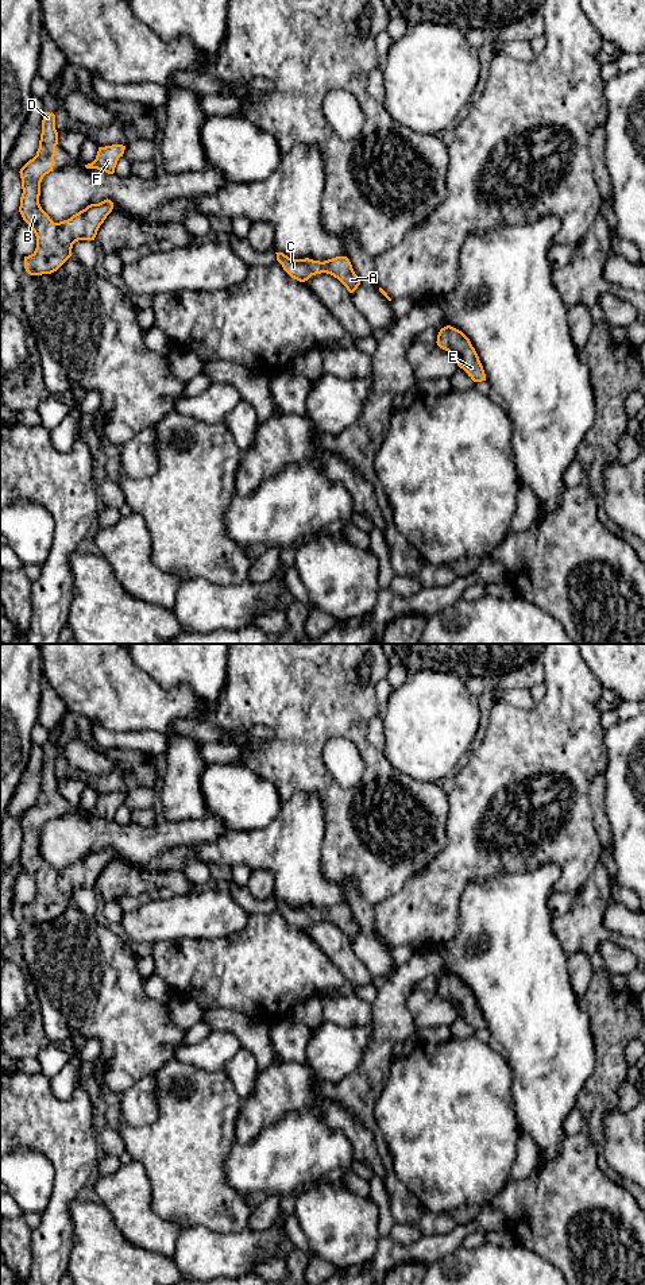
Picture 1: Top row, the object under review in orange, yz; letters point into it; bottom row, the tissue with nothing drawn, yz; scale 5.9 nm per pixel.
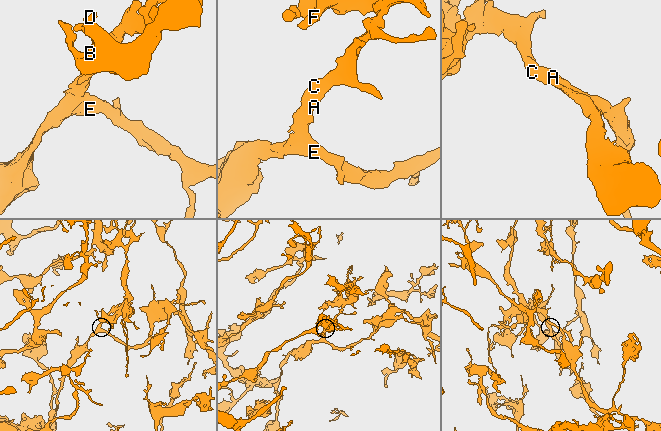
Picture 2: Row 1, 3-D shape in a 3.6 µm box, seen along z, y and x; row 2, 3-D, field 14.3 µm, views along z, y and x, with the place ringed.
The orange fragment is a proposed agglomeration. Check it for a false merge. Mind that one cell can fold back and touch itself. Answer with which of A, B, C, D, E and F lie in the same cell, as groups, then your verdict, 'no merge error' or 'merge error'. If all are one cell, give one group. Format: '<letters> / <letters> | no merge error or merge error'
A B C D E F | no merge error

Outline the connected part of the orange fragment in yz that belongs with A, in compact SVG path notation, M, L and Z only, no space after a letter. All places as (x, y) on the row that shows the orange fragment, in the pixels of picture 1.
M275 252L277 261L283 270L300 282L308 281L312 275L327 273L337 278L349 293L354 293L360 285L359 277L355 274L352 265L347 256L336 256L324 262L305 259L291 259L283 252Z

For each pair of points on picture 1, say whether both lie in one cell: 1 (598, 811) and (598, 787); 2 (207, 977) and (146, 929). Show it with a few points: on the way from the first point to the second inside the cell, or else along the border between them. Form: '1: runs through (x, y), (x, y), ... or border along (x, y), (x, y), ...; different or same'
1: runs through (598, 806), (598, 793); same
2: border along (192, 937), (158, 940), (151, 945); different

